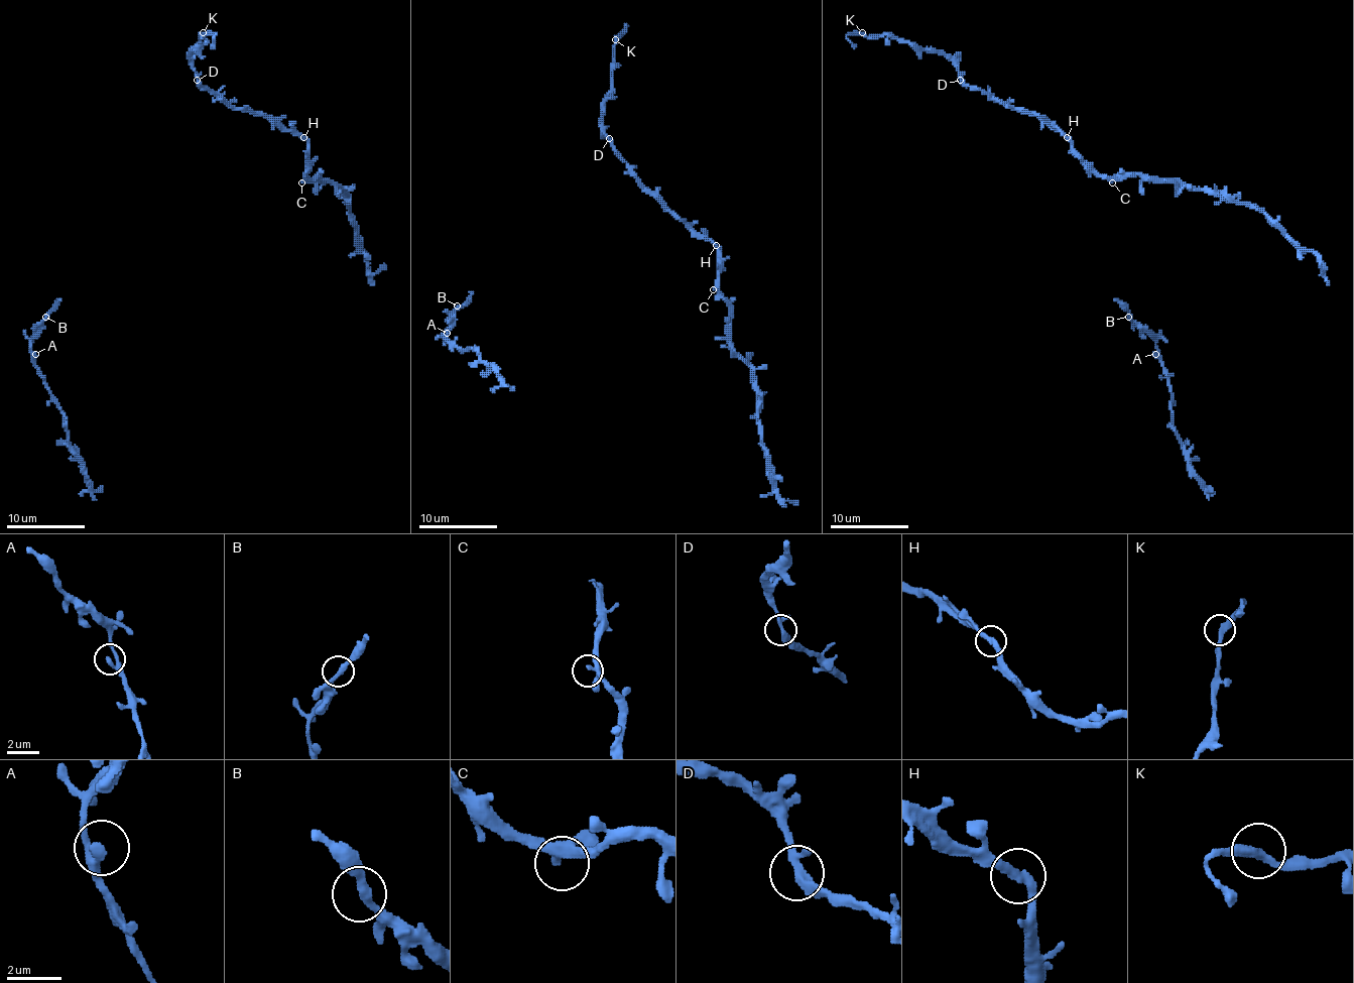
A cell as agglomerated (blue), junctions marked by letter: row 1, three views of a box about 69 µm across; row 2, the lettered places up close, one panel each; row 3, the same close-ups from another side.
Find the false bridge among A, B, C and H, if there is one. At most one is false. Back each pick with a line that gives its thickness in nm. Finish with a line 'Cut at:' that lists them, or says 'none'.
Cut at: none

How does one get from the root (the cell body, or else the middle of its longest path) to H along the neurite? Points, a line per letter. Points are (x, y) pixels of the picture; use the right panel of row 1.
H: (1112, 182), (1102, 178), (1067, 137)

